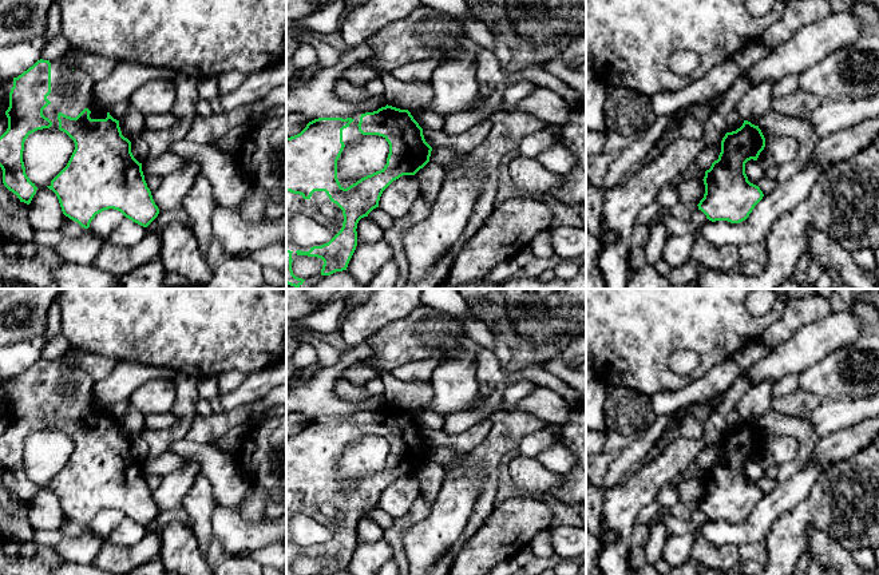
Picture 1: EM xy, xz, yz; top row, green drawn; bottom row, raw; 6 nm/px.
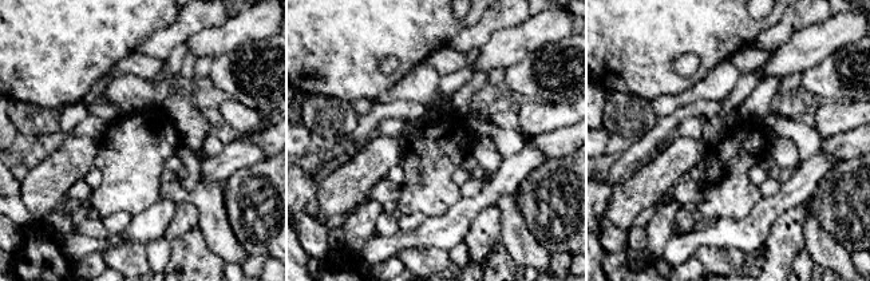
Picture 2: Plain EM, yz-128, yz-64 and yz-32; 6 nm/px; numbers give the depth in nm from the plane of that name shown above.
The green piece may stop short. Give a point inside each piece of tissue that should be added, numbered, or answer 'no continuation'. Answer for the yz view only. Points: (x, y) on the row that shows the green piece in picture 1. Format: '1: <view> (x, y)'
no continuation

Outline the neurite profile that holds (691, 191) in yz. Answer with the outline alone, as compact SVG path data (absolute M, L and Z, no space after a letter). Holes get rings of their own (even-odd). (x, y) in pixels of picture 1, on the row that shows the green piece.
M694 177L678 185L678 195L685 205L698 205L705 194L704 181Z

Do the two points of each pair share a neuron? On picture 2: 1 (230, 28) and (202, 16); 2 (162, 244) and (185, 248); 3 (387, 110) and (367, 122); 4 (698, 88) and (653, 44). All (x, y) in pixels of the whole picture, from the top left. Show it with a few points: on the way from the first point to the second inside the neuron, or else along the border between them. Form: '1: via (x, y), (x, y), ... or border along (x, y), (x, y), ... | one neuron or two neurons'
1: border along (228, 16), (221, 24), (205, 27), (192, 35) | two neurons
2: border along (170, 242), (170, 254), (165, 266) | two neurons
3: via (382, 111), (372, 118) | one neuron
4: border along (718, 64), (684, 90), (664, 95) | two neurons

